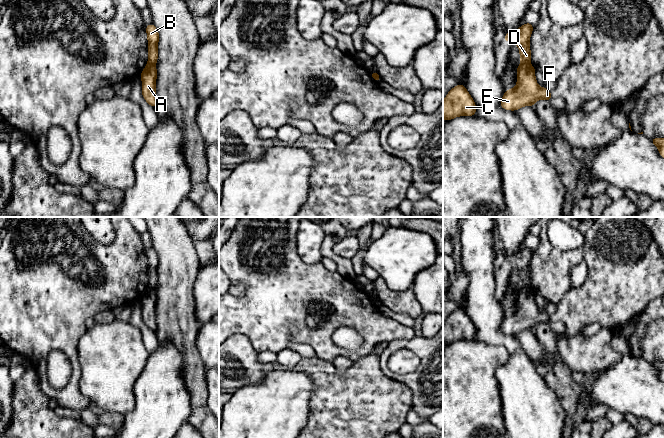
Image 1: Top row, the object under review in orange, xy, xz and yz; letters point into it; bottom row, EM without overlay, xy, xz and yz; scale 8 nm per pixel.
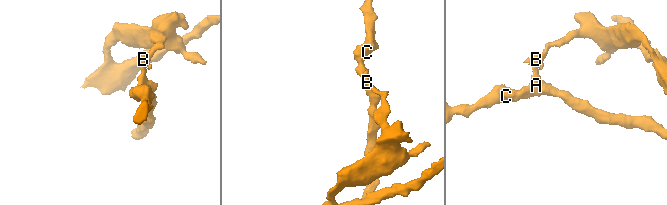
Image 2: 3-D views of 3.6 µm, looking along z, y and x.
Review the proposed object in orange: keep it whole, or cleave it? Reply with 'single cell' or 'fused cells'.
fused cells

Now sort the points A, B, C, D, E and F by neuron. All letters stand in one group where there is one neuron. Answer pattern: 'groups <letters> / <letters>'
groups A C E F / B D

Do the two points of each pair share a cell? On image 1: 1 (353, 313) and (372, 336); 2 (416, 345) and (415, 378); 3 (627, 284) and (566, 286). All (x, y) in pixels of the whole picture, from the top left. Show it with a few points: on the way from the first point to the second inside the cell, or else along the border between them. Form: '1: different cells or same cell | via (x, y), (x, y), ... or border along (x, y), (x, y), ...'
1: same cell | via (359, 319), (370, 330)
2: same cell | via (423, 353), (423, 368), (421, 370)
3: different cells | border along (573, 288), (557, 304)

